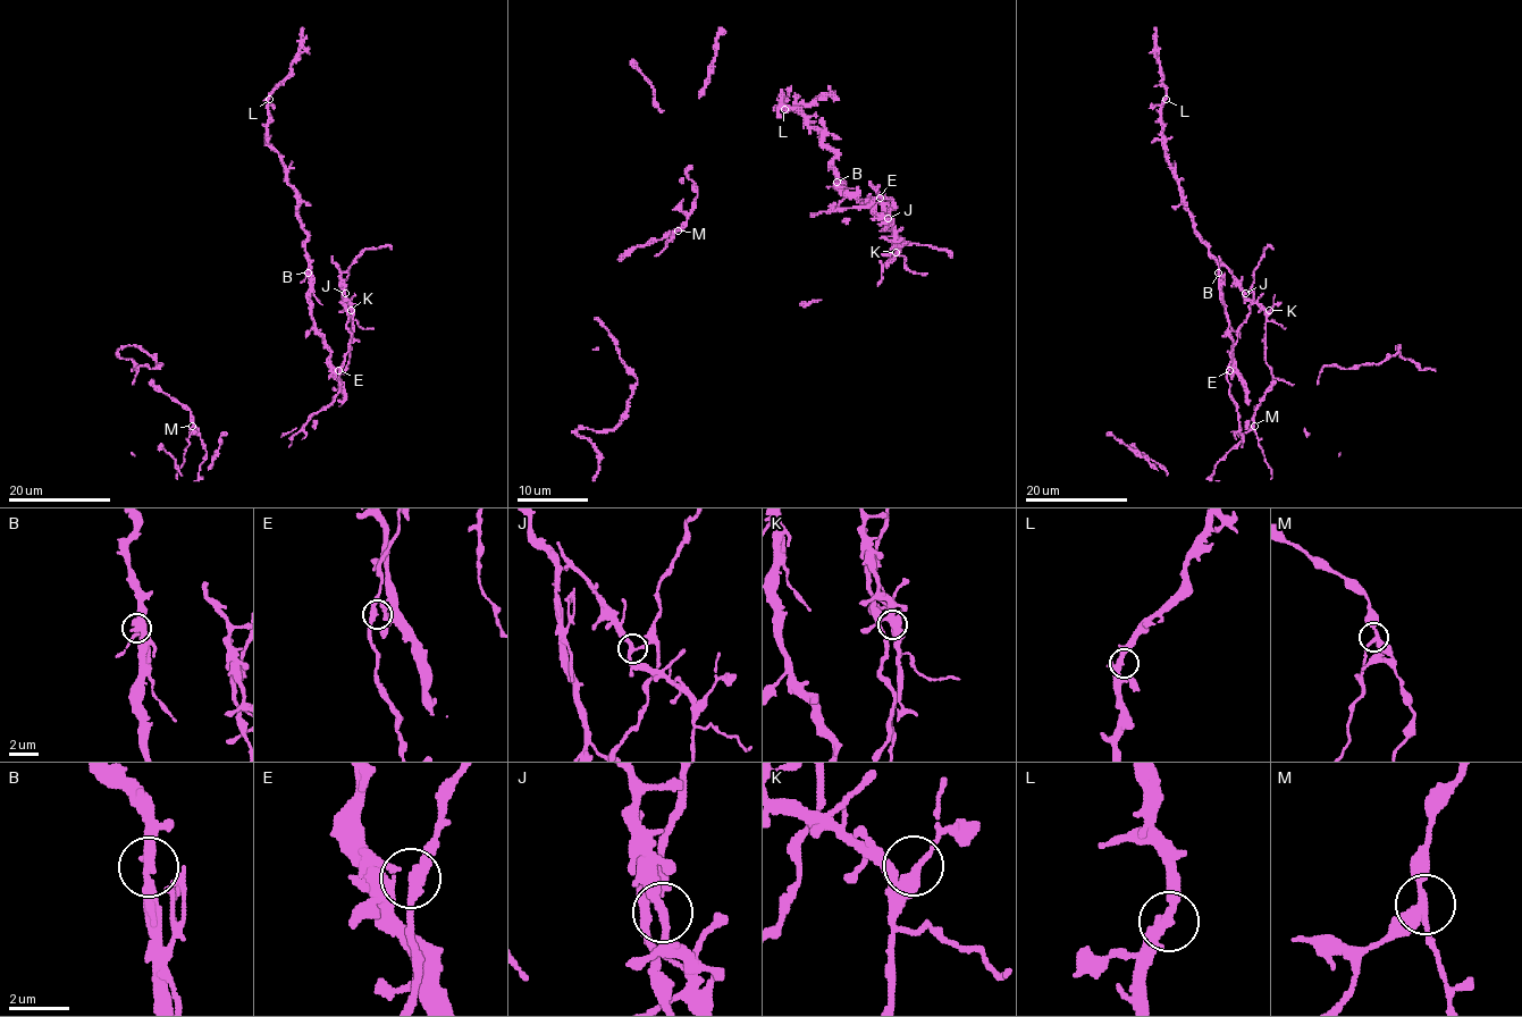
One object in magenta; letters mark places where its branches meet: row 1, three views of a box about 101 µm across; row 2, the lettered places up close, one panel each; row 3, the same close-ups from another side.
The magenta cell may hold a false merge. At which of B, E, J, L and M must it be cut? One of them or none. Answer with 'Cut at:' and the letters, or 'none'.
Cut at: J

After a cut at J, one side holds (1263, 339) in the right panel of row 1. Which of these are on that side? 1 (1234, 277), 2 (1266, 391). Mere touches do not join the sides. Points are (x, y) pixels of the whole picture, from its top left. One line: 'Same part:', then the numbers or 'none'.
Same part: 1

